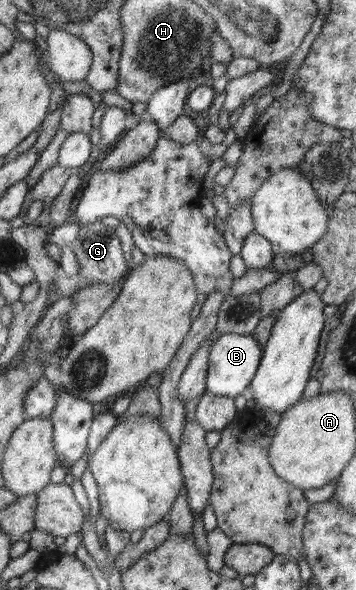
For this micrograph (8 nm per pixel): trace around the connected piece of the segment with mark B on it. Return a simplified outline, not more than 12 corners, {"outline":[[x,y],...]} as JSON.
{"outline":[[251,335],[210,347],[205,390],[247,394],[263,350]]}

